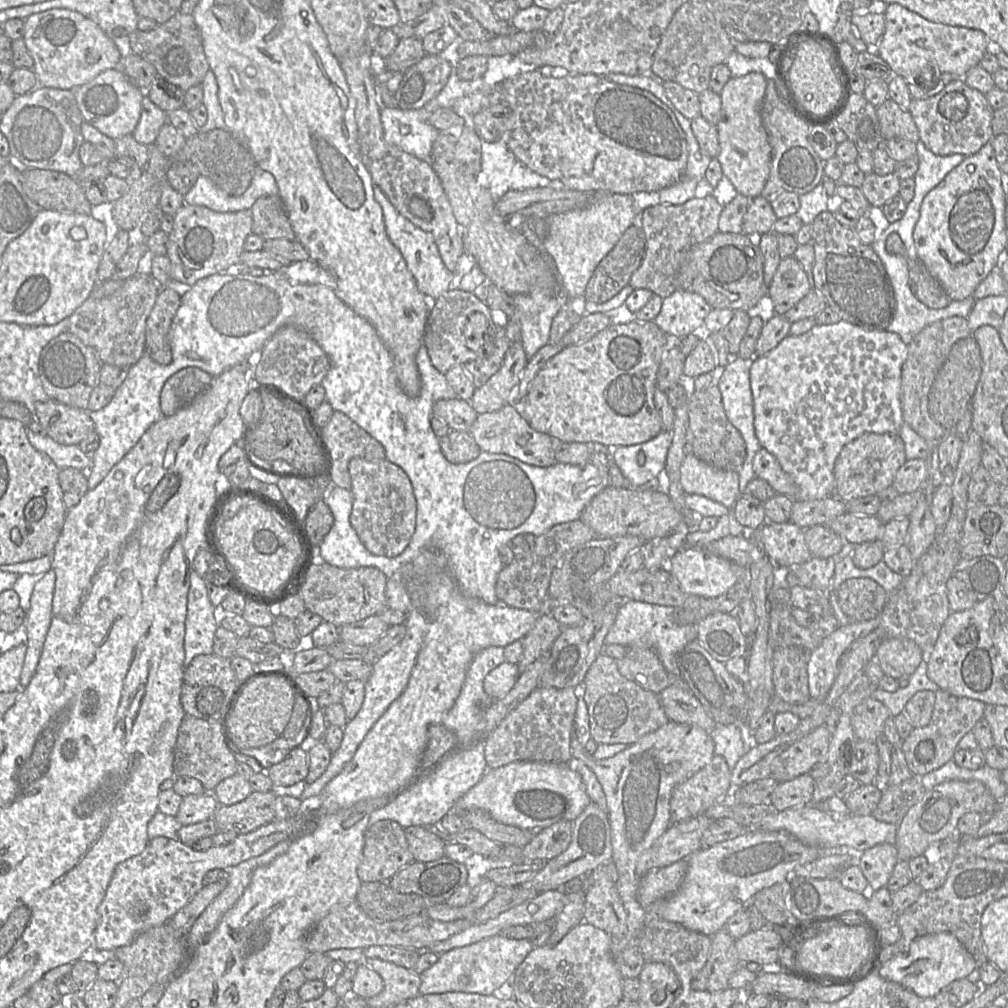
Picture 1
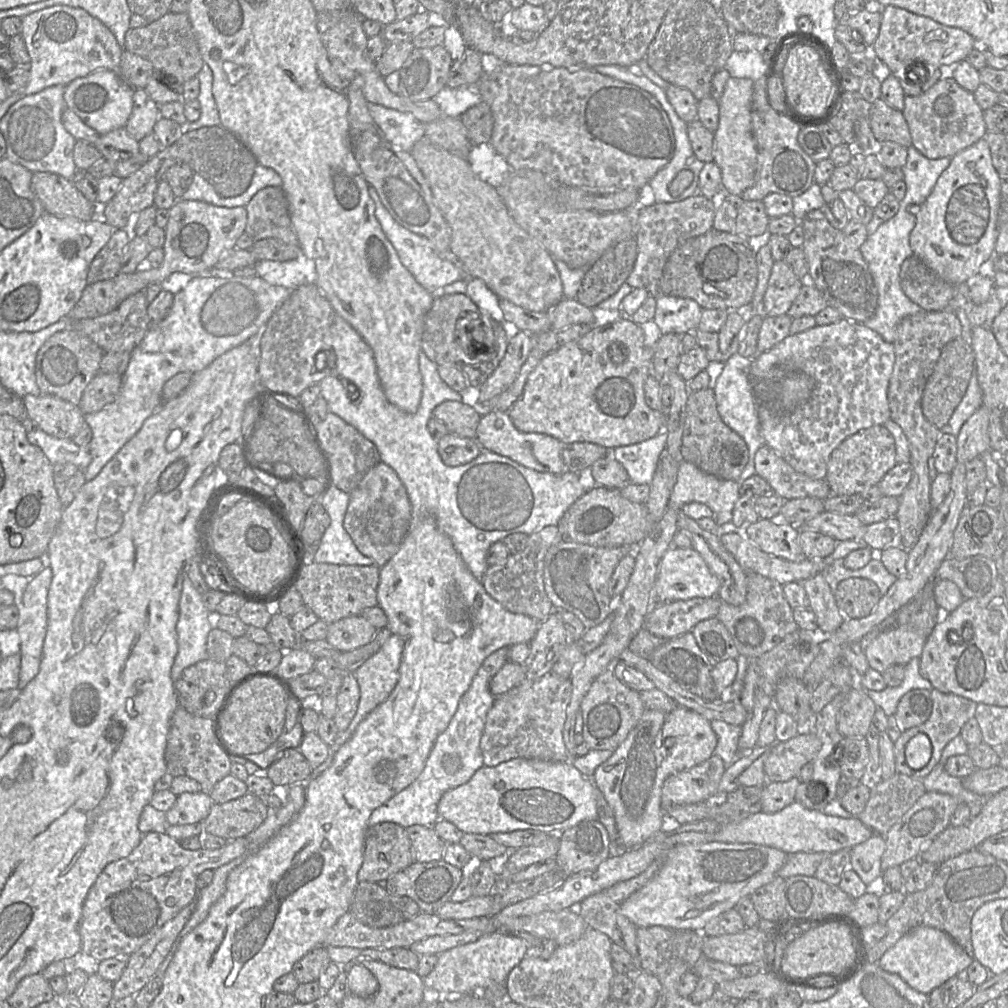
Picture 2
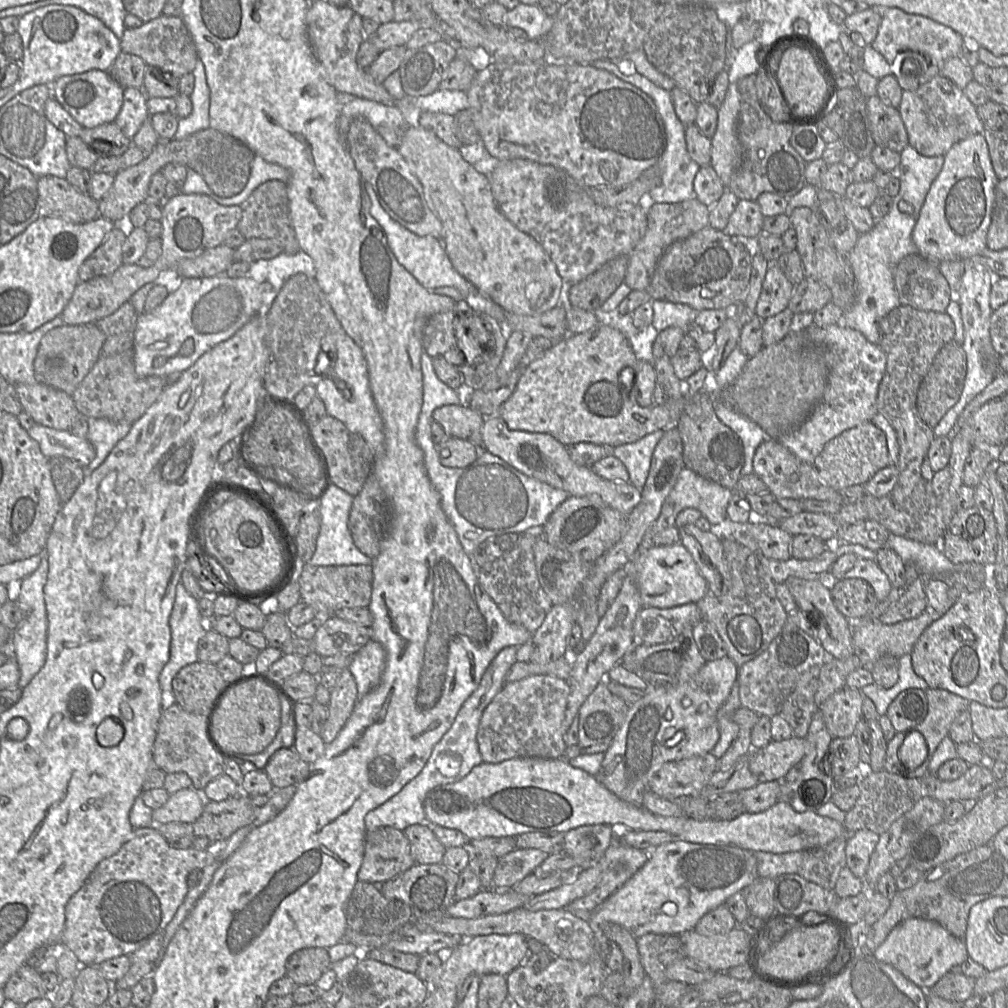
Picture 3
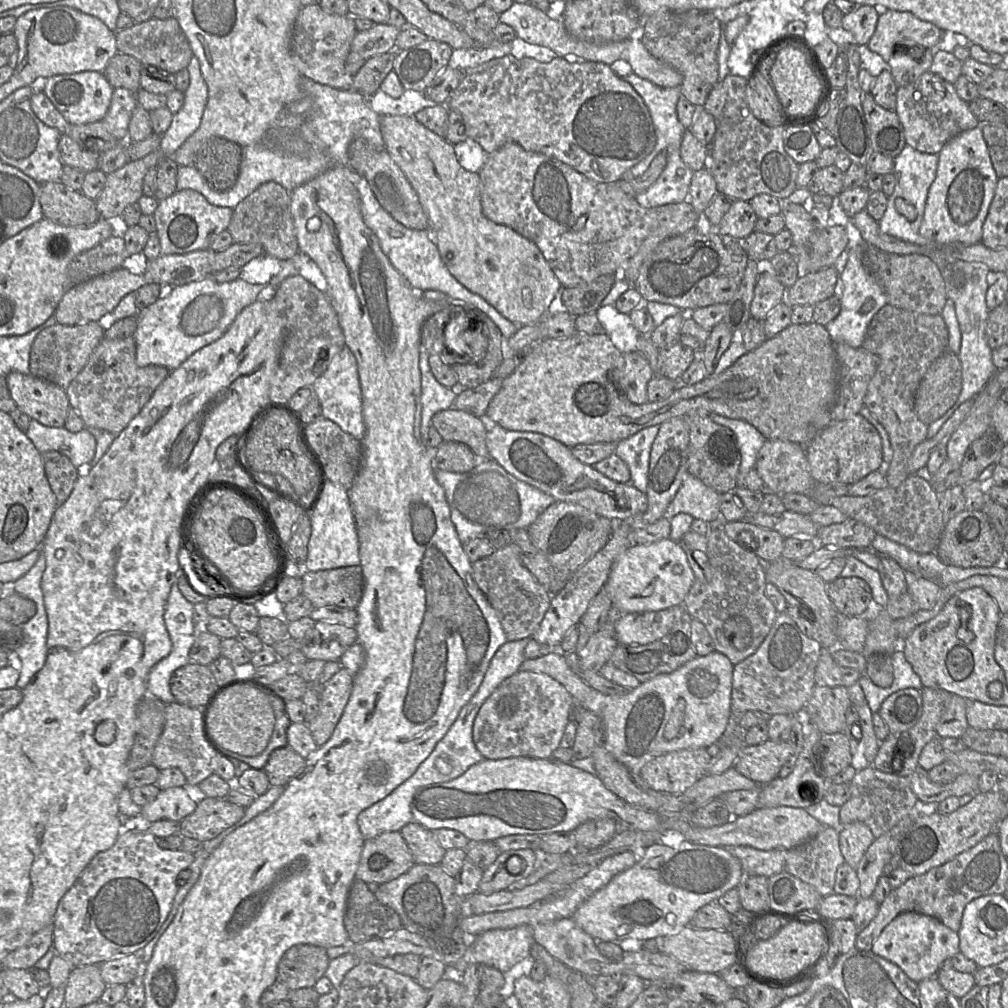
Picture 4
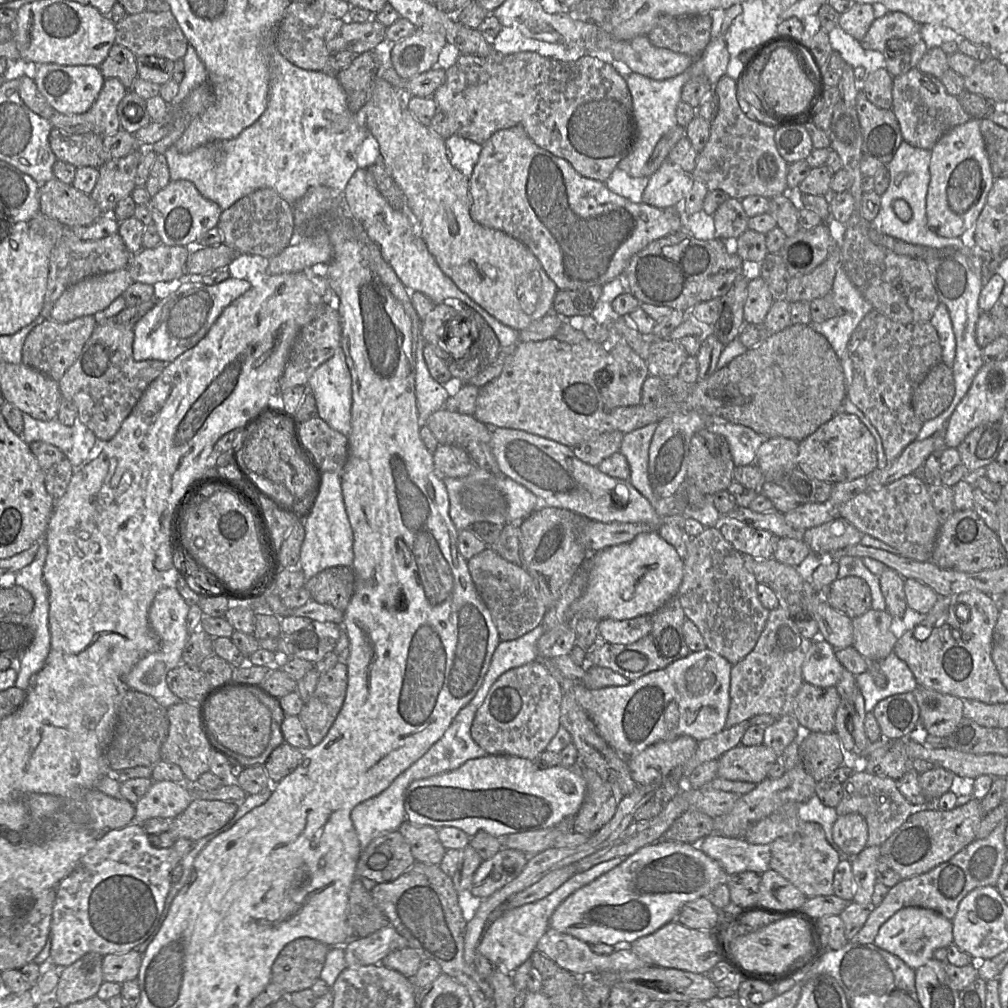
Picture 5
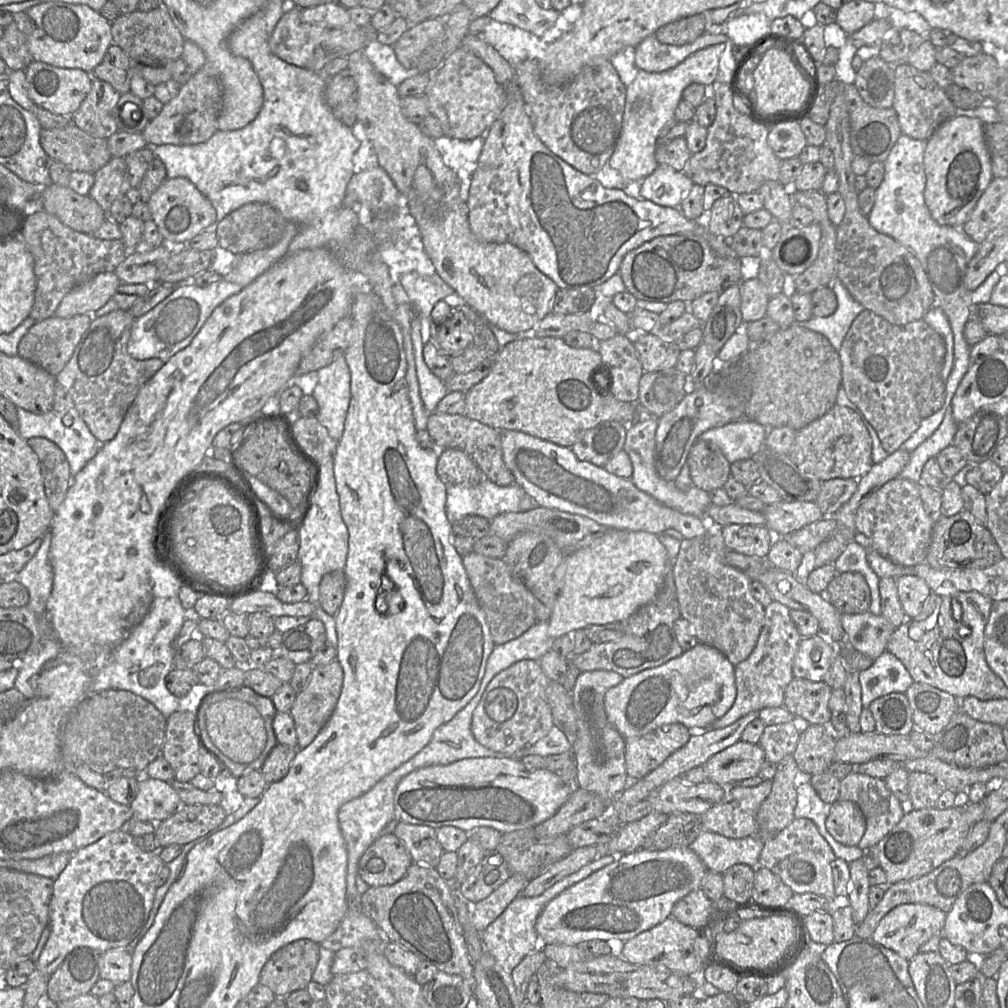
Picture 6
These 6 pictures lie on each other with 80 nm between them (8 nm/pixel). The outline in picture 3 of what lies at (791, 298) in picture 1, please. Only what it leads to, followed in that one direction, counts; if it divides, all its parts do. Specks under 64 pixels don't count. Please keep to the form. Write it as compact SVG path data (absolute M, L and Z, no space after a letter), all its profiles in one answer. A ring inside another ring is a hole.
M769 262L756 305L756 315L766 319L785 310L793 295L794 287L777 263Z

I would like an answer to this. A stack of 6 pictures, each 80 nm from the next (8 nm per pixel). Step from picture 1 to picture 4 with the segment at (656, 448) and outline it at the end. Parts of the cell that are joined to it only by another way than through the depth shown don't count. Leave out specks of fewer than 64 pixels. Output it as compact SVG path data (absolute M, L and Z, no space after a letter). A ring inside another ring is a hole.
M651 426L619 441L614 454L628 467L630 483L646 493L651 447L658 434L659 426Z

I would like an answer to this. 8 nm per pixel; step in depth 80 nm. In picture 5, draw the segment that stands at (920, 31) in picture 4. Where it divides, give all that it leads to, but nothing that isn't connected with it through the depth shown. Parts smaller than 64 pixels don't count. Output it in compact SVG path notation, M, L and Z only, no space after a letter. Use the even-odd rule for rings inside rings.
M888 12L873 21L860 43L866 50L875 50L884 54L888 40L920 34L920 26L921 24L902 12Z

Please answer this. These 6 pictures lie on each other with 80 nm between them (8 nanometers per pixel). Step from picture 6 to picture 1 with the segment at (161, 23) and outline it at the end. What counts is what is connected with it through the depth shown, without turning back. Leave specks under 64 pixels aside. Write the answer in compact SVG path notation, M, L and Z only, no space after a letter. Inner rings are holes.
M178 12L151 31L137 30L130 35L130 45L132 53L151 63L160 77L184 92L192 86L200 85L210 70L203 49L201 33L192 14Z

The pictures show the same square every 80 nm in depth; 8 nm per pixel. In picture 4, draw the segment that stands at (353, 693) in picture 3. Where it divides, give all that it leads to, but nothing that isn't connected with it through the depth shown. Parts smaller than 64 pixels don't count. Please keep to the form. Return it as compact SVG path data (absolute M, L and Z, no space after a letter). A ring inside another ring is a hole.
M341 667L323 684L319 694L318 713L306 724L318 748L330 739L341 718L352 692L353 678L347 669Z

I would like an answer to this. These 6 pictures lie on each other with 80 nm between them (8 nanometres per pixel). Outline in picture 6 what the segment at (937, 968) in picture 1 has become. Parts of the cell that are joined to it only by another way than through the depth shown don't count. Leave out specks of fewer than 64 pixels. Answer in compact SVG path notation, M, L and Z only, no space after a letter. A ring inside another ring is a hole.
M922 903L898 905L880 920L872 934L872 939L909 961L932 937L943 936L946 914L937 907Z

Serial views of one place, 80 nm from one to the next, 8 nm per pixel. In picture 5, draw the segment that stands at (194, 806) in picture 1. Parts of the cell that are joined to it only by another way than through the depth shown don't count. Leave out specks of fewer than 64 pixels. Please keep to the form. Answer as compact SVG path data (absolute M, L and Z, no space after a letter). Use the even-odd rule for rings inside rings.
M171 781L152 782L149 790L135 804L131 824L142 825L152 818L172 820L192 802L185 784Z

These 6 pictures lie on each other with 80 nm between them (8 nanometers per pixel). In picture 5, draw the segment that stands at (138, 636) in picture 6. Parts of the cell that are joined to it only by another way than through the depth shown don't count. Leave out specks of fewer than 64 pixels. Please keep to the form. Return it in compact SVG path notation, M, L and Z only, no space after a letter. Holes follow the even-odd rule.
M161 588L159 590L150 606L148 619L151 629L161 640L161 647L158 651L142 657L124 678L127 689L136 690L153 697L166 709L181 702L181 699L170 691L166 677L169 671L180 664L184 664L182 653L189 638L186 627L189 609L190 606L176 588Z

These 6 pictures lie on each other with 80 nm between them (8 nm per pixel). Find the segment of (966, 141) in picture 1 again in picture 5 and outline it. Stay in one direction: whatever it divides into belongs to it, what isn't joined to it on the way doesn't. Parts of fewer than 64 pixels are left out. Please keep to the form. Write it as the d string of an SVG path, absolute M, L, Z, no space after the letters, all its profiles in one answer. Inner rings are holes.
M918 68L893 78L892 107L903 140L912 146L931 150L936 142L953 127L971 119L958 98L949 94L941 80Z

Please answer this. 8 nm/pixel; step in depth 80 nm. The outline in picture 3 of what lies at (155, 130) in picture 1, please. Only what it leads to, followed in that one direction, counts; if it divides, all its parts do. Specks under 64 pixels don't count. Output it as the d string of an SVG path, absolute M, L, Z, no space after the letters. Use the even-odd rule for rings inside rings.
M124 88L123 104L114 123L132 140L146 120L150 120L145 89Z

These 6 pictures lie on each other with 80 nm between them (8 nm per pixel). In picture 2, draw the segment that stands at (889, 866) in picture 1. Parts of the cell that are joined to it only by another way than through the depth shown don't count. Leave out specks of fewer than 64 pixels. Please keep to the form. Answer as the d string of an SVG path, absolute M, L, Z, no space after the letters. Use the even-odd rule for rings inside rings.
M874 833L866 841L852 847L850 853L850 867L857 873L865 885L873 885L873 893L884 894L881 875L881 858L886 849L884 835Z

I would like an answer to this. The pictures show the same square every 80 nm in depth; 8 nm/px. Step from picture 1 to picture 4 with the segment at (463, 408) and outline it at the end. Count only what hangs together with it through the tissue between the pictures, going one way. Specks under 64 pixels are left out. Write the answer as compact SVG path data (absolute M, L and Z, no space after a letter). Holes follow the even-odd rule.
M455 408L439 411L432 418L432 426L444 441L468 446L480 460L490 458L486 445L488 424L484 418Z

